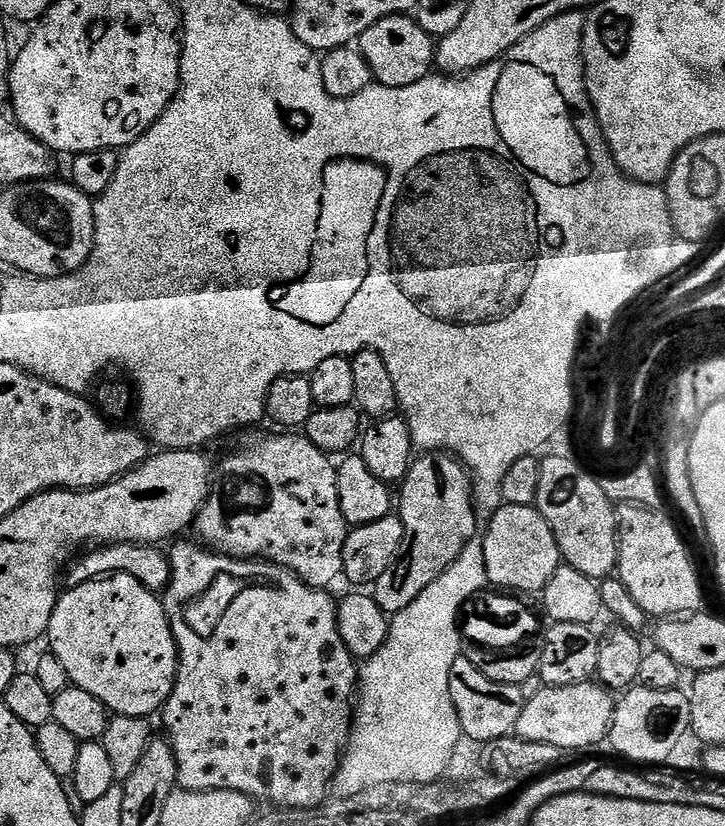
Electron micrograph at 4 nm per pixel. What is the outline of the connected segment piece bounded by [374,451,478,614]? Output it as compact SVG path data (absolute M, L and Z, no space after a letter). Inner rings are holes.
M439 451L413 459L402 487L404 509L399 509L398 515L404 523L404 541L394 567L386 570L374 585L378 606L389 614L406 610L406 606L410 606L434 578L441 576L459 558L464 547L478 536L478 508L474 503L472 477L455 456Z

